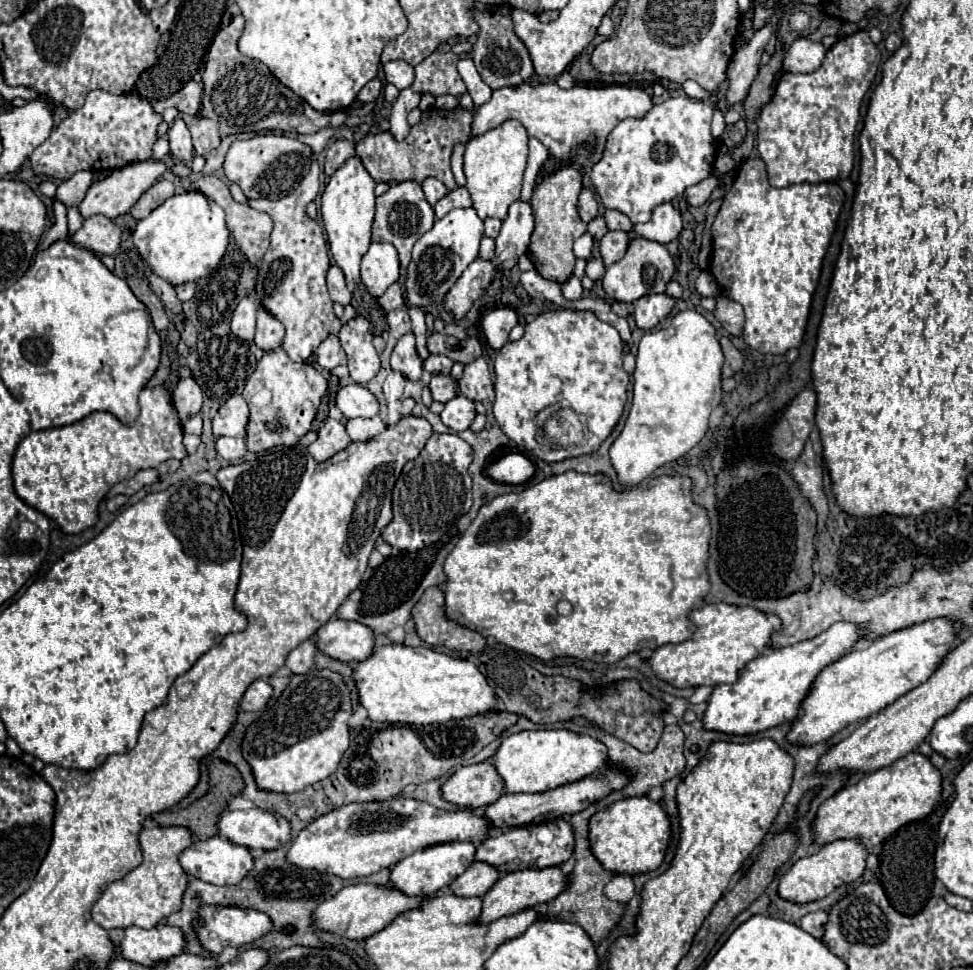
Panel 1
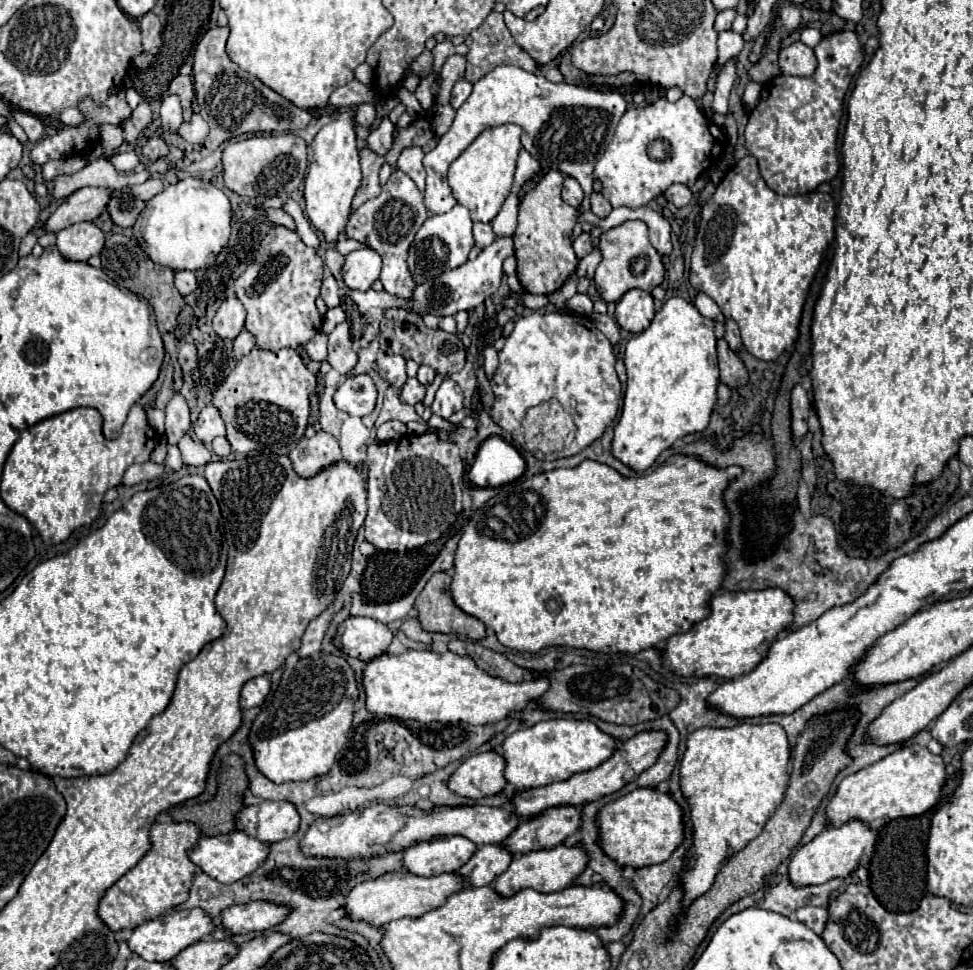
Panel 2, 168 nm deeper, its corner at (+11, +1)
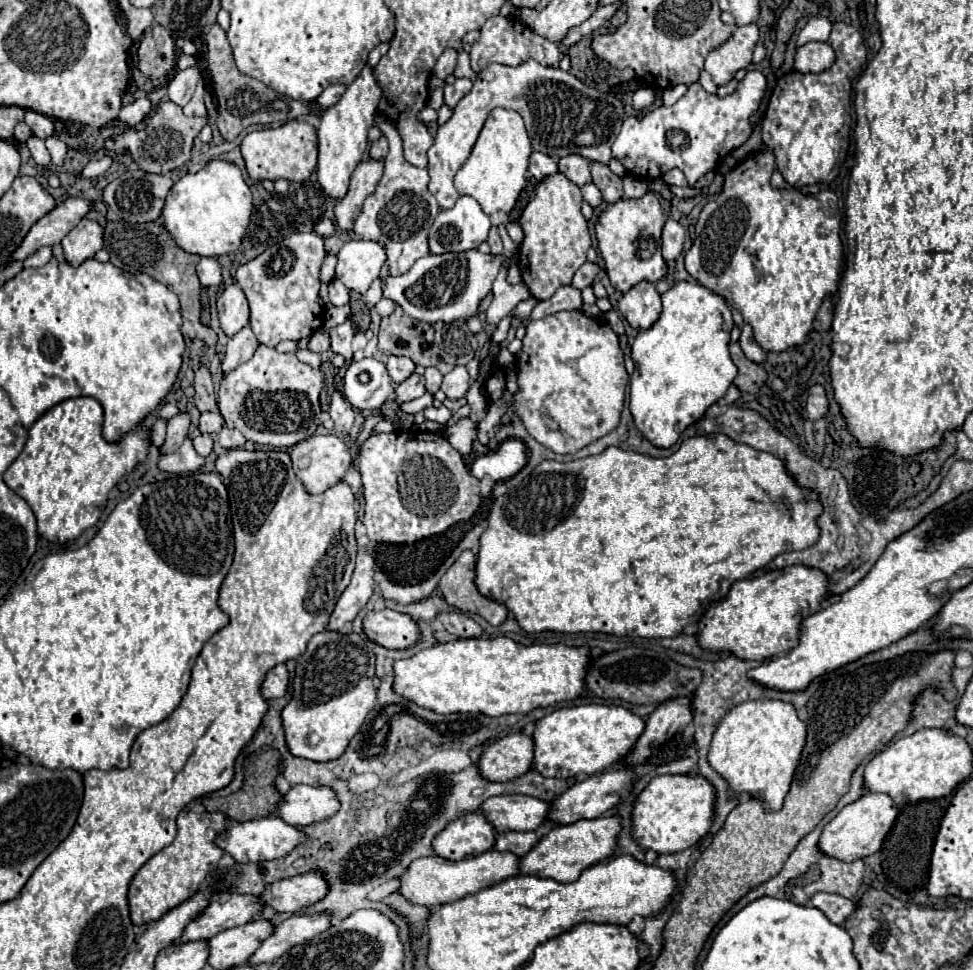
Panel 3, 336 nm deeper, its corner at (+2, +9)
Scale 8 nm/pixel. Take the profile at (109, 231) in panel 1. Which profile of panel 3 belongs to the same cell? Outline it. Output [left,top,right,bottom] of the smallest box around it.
[63,218,103,266]

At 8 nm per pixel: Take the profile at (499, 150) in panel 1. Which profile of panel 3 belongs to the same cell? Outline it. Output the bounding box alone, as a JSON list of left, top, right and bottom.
[455,108,531,214]

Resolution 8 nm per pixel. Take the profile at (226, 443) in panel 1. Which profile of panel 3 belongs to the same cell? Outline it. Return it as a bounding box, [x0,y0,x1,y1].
[217,428,247,450]

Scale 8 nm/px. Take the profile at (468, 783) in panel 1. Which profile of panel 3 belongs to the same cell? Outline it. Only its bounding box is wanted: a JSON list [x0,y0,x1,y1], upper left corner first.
[479,734,533,782]

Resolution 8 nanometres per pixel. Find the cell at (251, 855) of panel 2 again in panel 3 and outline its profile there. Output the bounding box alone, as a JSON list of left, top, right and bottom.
[215,816,305,864]

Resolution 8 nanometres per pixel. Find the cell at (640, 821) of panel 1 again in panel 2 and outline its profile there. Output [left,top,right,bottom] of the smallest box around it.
[598,788,684,866]

